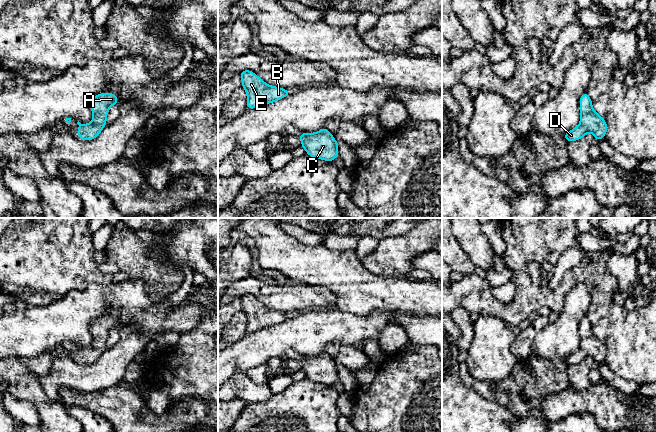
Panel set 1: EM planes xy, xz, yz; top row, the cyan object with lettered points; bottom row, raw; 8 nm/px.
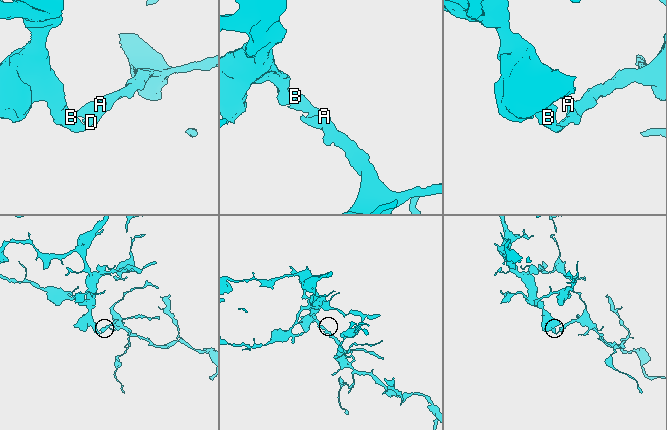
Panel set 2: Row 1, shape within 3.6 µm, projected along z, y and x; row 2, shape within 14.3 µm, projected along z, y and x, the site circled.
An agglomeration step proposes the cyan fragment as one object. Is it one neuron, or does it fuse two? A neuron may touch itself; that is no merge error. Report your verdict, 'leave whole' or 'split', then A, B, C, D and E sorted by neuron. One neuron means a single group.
leave whole | A B C D E

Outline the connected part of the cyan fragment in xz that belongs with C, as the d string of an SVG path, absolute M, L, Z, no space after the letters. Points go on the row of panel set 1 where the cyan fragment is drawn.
M326 127L316 133L303 132L299 138L302 141L301 146L311 157L333 161L339 155L338 142Z

